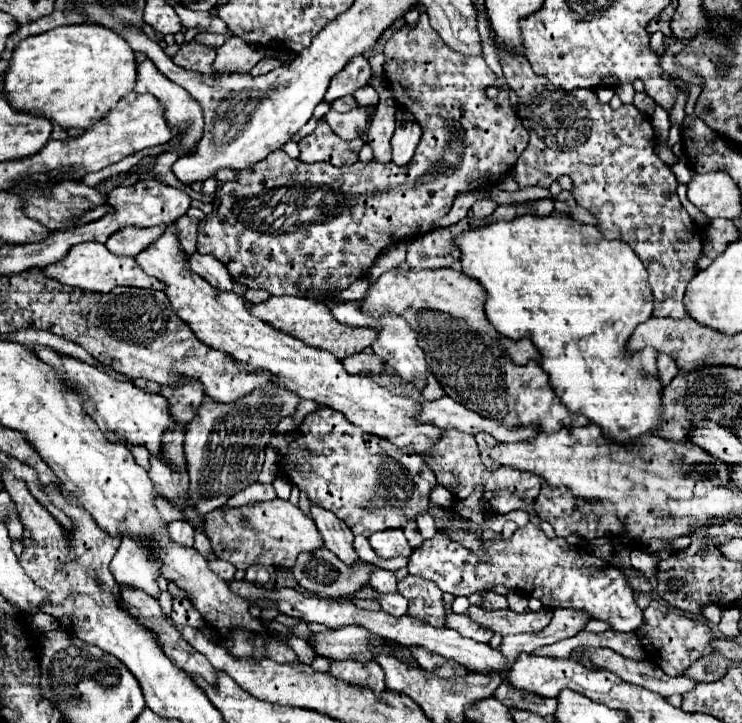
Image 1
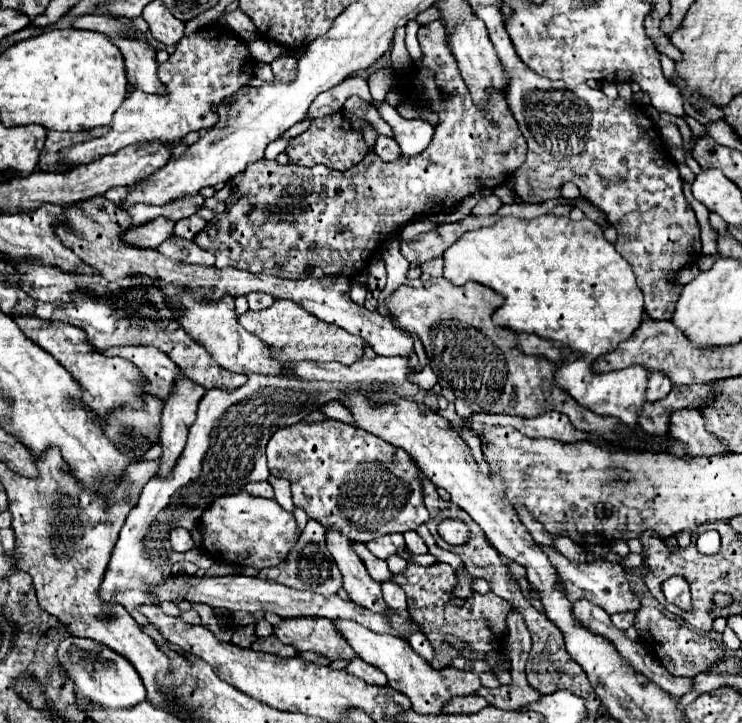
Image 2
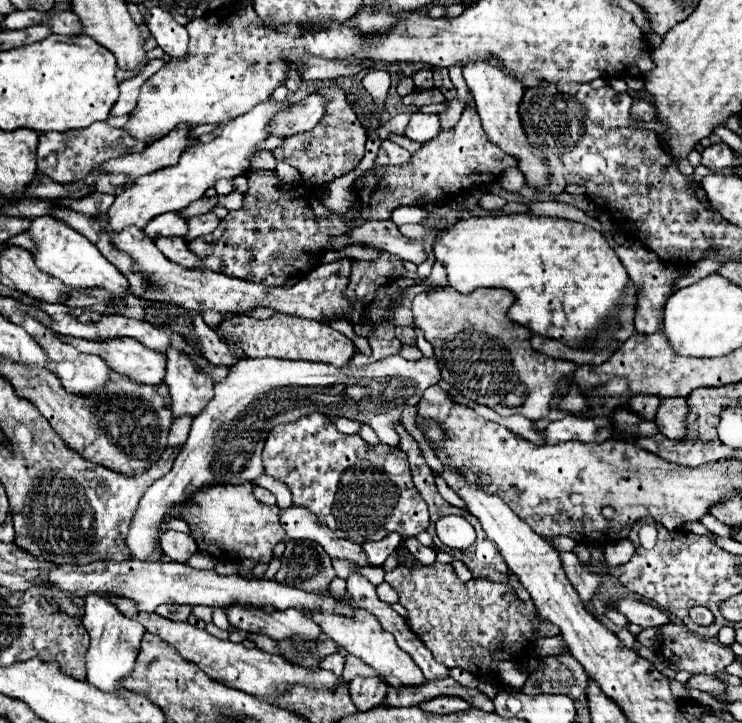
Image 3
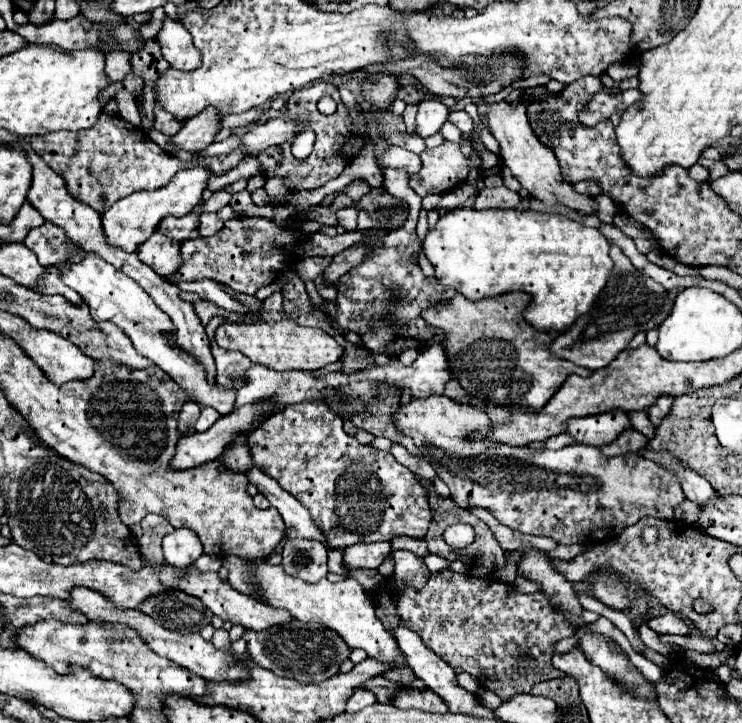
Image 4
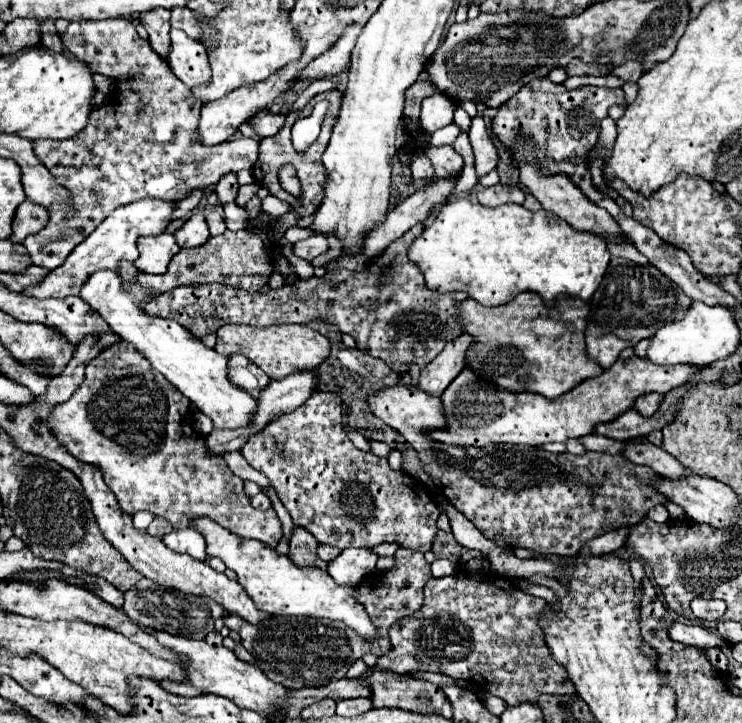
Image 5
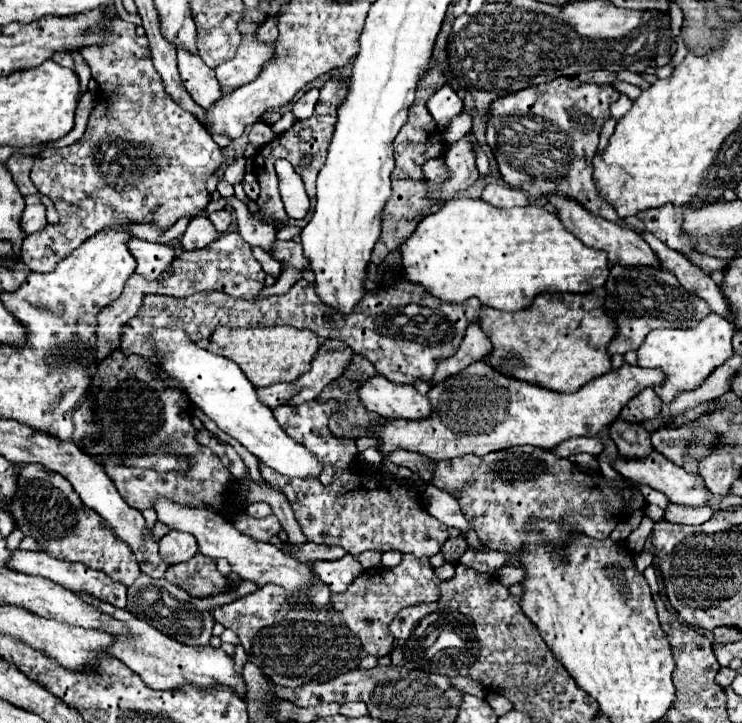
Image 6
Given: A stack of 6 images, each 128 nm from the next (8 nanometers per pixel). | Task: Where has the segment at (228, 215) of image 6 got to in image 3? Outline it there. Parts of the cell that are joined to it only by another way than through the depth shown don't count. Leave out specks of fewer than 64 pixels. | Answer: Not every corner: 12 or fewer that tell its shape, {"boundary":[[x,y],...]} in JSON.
{"boundary":[[214,212],[190,218],[186,240],[214,232],[218,218]]}

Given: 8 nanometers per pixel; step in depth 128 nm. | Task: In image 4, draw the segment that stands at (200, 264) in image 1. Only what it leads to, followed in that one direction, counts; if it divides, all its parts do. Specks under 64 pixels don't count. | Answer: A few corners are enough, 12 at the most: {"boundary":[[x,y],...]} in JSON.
{"boundary":[[154,232],[138,258],[158,276],[180,268],[180,244]]}

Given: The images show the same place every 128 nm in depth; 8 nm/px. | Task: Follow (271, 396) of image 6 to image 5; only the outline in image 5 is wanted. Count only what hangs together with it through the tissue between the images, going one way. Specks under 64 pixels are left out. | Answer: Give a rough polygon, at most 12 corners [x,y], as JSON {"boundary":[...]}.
{"boundary":[[240,354],[230,356],[230,380],[254,398],[270,384],[260,368]]}

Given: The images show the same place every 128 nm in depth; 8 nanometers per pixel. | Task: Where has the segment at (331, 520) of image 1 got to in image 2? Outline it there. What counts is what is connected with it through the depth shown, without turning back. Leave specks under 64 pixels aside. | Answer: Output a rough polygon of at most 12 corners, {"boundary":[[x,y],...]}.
{"boundary":[[330,528],[328,550],[344,590],[358,606],[392,612],[380,584],[370,578],[352,542]]}

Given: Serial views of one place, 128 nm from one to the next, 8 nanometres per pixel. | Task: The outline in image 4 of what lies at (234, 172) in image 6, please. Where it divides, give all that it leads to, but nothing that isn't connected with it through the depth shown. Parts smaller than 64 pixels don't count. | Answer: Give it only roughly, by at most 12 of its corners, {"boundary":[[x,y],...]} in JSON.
{"boundary":[[214,192],[204,204],[204,212],[218,212],[230,202],[230,192]]}

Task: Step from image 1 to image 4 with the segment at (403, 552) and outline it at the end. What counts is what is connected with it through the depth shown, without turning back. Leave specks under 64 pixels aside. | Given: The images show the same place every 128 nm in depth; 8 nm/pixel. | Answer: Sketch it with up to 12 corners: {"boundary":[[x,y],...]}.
{"boundary":[[390,542],[344,548],[344,568],[378,568]]}

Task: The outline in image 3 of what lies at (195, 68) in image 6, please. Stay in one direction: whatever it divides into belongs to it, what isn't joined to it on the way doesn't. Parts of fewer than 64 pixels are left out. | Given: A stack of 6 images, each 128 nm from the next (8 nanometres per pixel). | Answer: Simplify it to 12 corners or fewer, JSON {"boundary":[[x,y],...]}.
{"boundary":[[160,6],[146,26],[170,56],[188,56],[188,32]]}

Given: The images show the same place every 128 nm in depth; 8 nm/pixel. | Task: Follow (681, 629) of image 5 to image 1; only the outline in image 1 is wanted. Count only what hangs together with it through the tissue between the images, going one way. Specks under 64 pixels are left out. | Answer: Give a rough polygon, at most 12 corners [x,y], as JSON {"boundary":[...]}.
{"boundary":[[524,526],[480,564],[436,534],[410,574],[470,596],[502,584],[544,608],[642,624],[624,574]]}

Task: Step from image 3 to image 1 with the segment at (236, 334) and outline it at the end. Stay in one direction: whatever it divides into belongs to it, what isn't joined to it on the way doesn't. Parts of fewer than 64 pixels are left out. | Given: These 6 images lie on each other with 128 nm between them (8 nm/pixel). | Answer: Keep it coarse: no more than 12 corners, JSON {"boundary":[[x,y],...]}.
{"boundary":[[270,296],[252,316],[338,360],[376,340],[340,326],[324,304]]}

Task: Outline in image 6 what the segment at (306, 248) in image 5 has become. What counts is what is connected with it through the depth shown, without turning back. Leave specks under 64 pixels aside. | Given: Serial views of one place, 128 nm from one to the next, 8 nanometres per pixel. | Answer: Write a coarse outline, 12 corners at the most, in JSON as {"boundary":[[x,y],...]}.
{"boundary":[[276,240],[270,256],[292,268],[308,268],[302,244]]}

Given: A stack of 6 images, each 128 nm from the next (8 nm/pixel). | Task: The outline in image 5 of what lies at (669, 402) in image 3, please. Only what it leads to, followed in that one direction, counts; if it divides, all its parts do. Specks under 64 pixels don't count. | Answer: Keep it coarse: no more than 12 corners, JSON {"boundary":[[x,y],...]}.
{"boundary":[[642,394],[634,410],[652,416],[662,404],[662,394]]}

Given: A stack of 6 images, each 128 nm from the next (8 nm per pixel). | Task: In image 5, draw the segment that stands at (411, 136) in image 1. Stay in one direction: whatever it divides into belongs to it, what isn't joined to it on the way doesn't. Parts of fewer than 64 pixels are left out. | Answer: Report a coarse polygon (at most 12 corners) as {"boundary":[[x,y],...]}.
{"boundary":[[444,92],[422,102],[422,128],[432,134],[452,122],[456,102]]}

